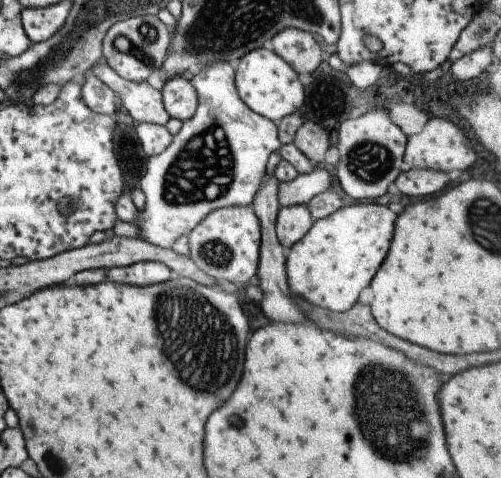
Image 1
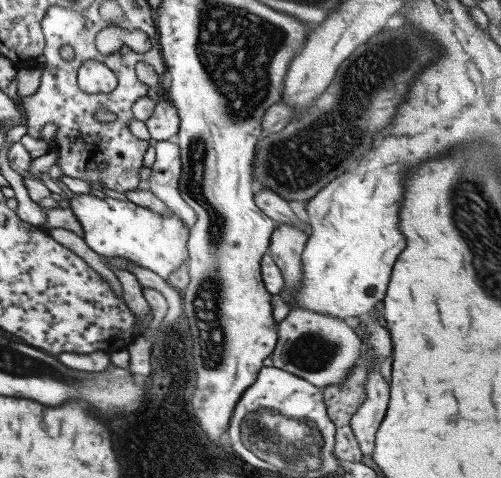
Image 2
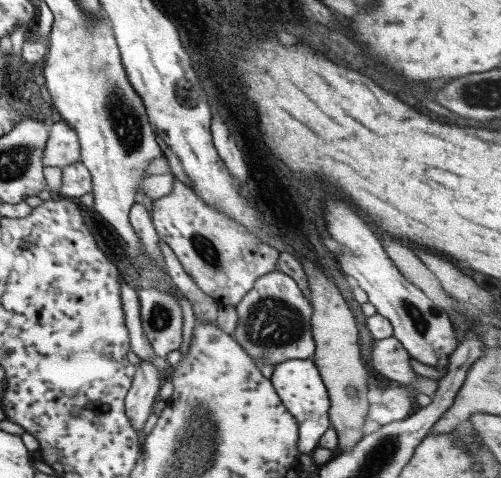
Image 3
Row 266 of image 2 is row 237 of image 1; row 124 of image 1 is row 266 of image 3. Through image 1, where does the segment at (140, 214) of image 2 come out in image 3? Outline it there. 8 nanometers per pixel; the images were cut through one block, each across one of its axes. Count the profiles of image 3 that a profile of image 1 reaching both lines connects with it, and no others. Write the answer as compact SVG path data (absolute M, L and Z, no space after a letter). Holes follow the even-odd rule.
M180 180L173 181L169 194L156 198L152 202L150 219L158 240L165 242L171 248L171 252L177 257L185 274L191 278L203 294L211 296L217 306L231 304L235 307L241 297L247 294L255 279L277 270L276 256L278 252L273 247L260 243L253 235L250 235L249 231L246 231L245 227L242 227L242 224L208 205L192 191L192 188L186 187Z

